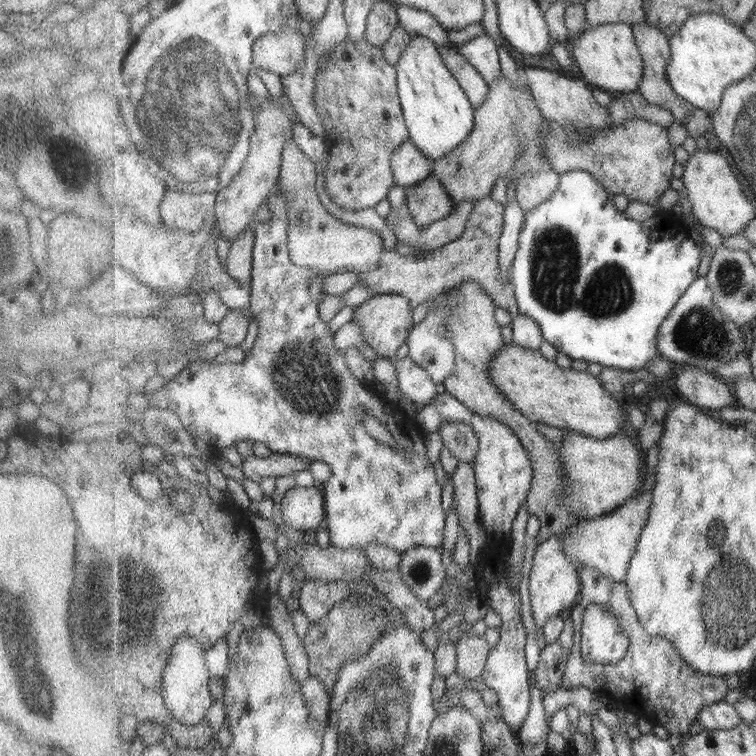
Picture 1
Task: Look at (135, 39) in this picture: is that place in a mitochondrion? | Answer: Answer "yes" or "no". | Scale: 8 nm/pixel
no

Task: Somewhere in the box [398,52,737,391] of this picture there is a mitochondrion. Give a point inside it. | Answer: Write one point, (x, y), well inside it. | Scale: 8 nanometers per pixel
(556, 282)

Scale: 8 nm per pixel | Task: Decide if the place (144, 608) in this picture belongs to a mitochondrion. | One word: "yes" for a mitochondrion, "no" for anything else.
yes

